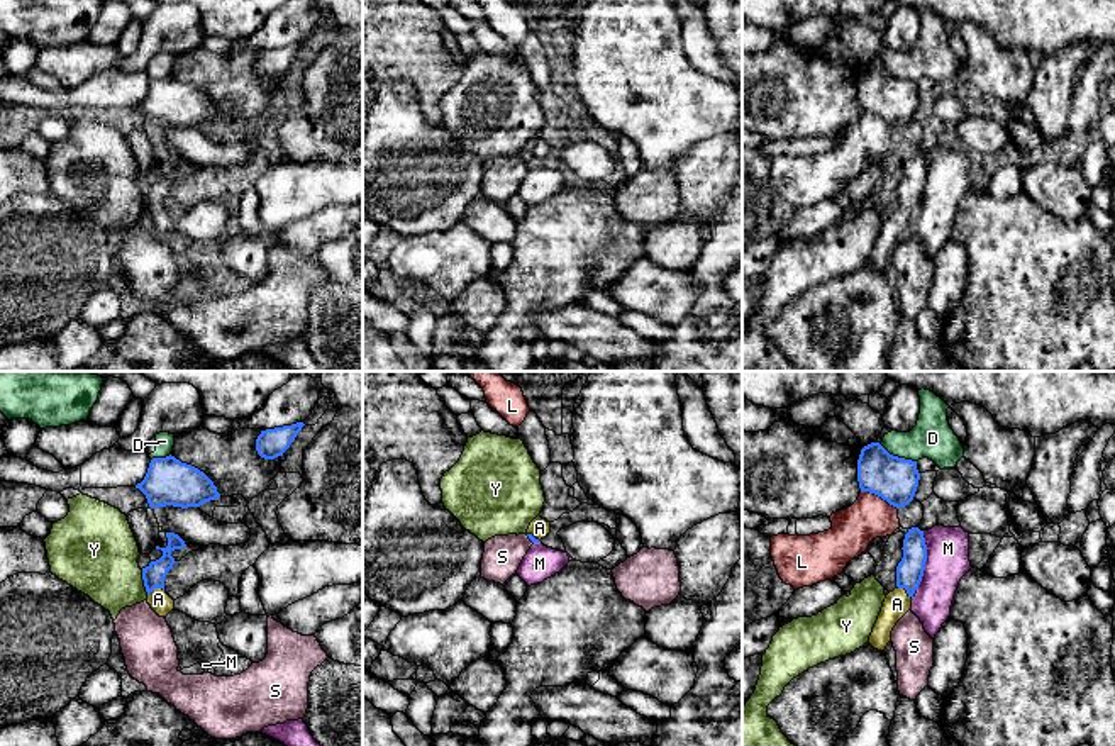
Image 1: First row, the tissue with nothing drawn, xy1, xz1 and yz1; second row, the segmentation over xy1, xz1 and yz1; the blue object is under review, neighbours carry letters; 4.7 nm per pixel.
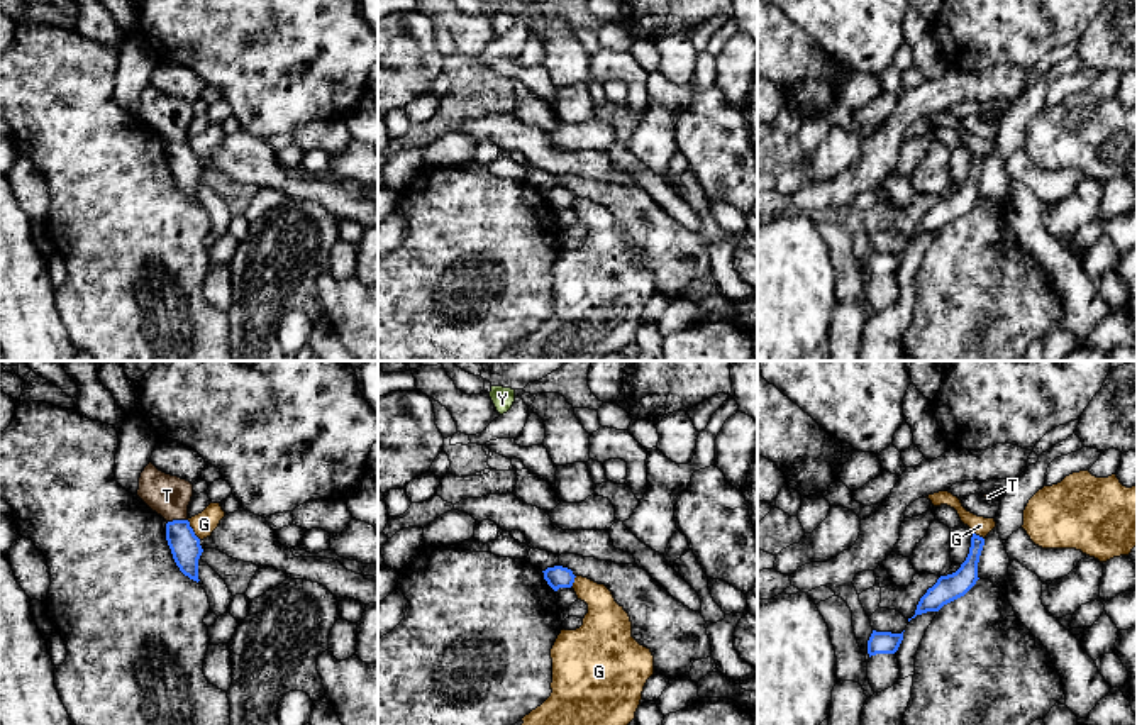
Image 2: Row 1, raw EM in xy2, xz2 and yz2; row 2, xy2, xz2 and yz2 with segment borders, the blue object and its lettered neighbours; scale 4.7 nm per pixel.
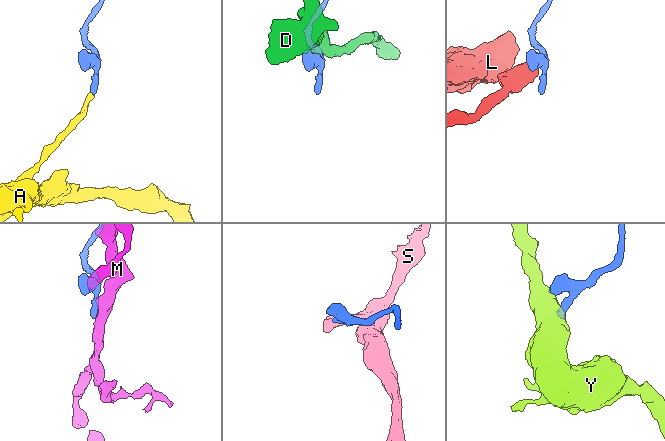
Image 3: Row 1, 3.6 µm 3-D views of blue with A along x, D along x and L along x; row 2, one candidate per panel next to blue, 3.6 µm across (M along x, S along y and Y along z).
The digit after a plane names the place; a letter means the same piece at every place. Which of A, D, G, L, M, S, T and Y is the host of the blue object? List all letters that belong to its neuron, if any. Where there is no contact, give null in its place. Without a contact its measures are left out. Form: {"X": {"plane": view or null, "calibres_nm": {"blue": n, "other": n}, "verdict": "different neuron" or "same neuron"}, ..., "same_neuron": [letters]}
{"A": {"plane": "yz1", "calibres_nm": {"blue": 130, "other": 120}, "verdict": "same neuron"}, "D": {"plane": "yz1", "calibres_nm": {"blue": 220, "other": 200}, "verdict": "different neuron"}, "G": {"plane": "xy2", "calibres_nm": {"blue": 140, "other": 110}, "verdict": "different neuron"}, "L": {"plane": "yz1", "calibres_nm": {"blue": 220, "other": 200}, "verdict": "different neuron"}, "M": {"plane": "yz1", "calibres_nm": {"blue": 130, "other": 200}, "verdict": "different neuron"}, "S": {"plane": "xz1", "calibres_nm": {"blue": 20, "other": 180}, "verdict": "different neuron"}, "T": {"plane": "xy2", "calibres_nm": {"blue": 140, "other": 200}, "verdict": "different neuron"}, "Y": {"plane": "xy1", "calibres_nm": {"blue": 110, "other": 360}, "verdict": "different neuron"}, "same_neuron": ["A"]}

